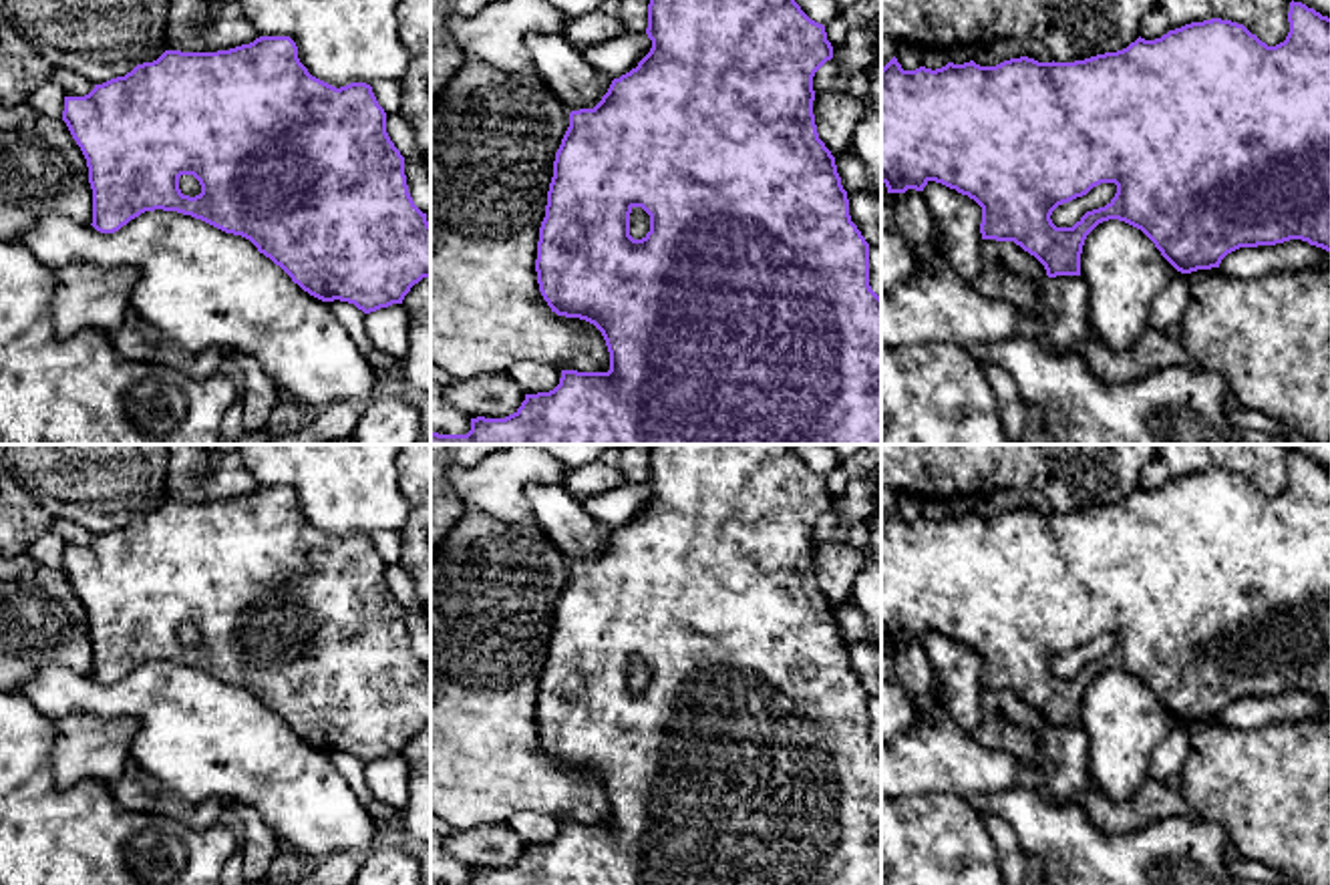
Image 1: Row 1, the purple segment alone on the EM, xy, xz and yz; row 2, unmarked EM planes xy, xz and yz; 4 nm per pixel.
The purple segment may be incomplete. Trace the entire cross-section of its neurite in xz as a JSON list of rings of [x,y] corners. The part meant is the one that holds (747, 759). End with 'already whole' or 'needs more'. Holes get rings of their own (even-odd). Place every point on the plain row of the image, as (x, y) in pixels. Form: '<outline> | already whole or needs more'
[[[650,445],[646,485],[652,491],[652,499],[638,517],[614,529],[594,559],[569,563],[569,577],[553,611],[553,628],[547,642],[545,668],[539,678],[535,710],[539,742],[551,762],[594,774],[606,790],[610,821],[561,821],[559,835],[553,841],[525,845],[521,857],[505,869],[471,869],[471,881],[467,885],[881,885],[881,748],[869,736],[869,694],[851,672],[849,650],[841,636],[835,607],[819,589],[813,565],[813,527],[833,509],[833,497],[827,491],[825,477],[811,471],[791,445]],[[634,658],[642,658],[650,666],[650,682],[642,690],[630,686],[630,664]]] | already whole

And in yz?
[[[1290,453],[1290,483],[1284,493],[1268,497],[1243,475],[1211,469],[1169,481],[1161,489],[1137,489],[1117,503],[1097,505],[1074,513],[1038,513],[1028,507],[1010,509],[996,517],[948,513],[942,519],[920,517],[903,521],[893,507],[881,519],[881,634],[887,644],[924,642],[930,632],[968,646],[982,658],[982,690],[1014,692],[1034,706],[1048,728],[1080,726],[1080,704],[1087,686],[1103,672],[1119,670],[1141,680],[1161,706],[1181,724],[1219,718],[1221,710],[1239,698],[1276,696],[1302,690],[1330,702],[1330,469],[1302,453]],[[1101,634],[1115,634],[1115,648],[1099,660],[1087,662],[1072,678],[1056,678],[1052,662],[1087,646]]] | already whole

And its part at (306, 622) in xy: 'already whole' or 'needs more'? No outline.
already whole

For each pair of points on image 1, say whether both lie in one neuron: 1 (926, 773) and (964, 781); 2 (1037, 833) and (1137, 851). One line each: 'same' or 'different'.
1: same
2: same

